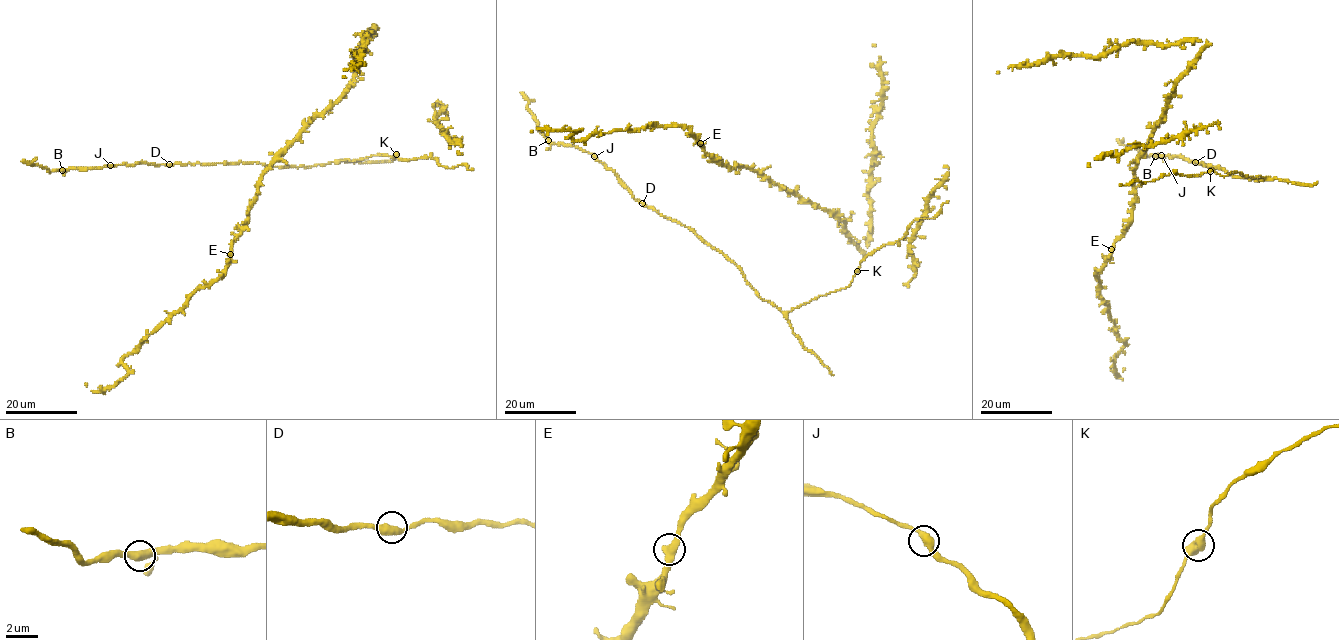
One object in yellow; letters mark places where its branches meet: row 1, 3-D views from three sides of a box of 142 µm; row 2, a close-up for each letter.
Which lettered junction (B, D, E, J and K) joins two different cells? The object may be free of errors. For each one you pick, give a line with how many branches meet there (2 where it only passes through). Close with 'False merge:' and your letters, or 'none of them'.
False merge: none of them

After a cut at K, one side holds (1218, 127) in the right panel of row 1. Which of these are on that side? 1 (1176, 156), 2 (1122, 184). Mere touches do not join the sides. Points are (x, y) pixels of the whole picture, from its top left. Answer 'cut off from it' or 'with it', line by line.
1: with it
2: cut off from it

